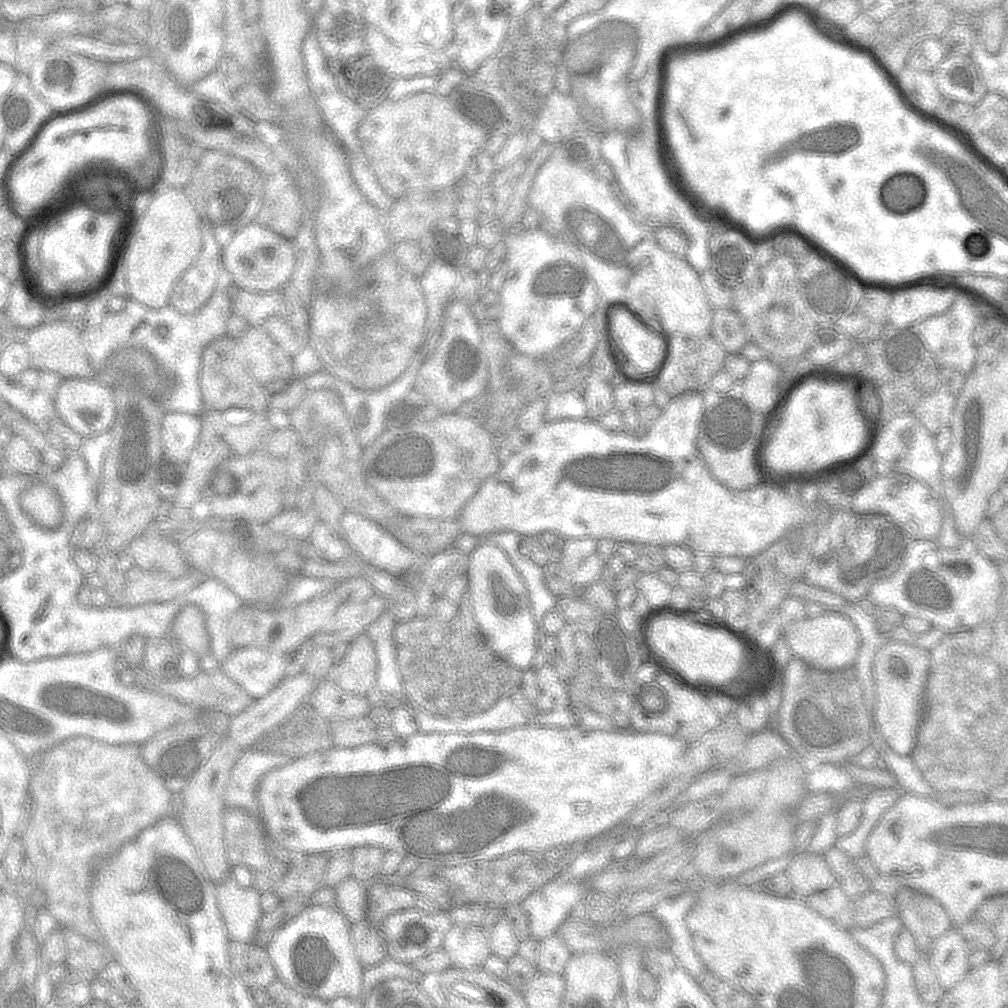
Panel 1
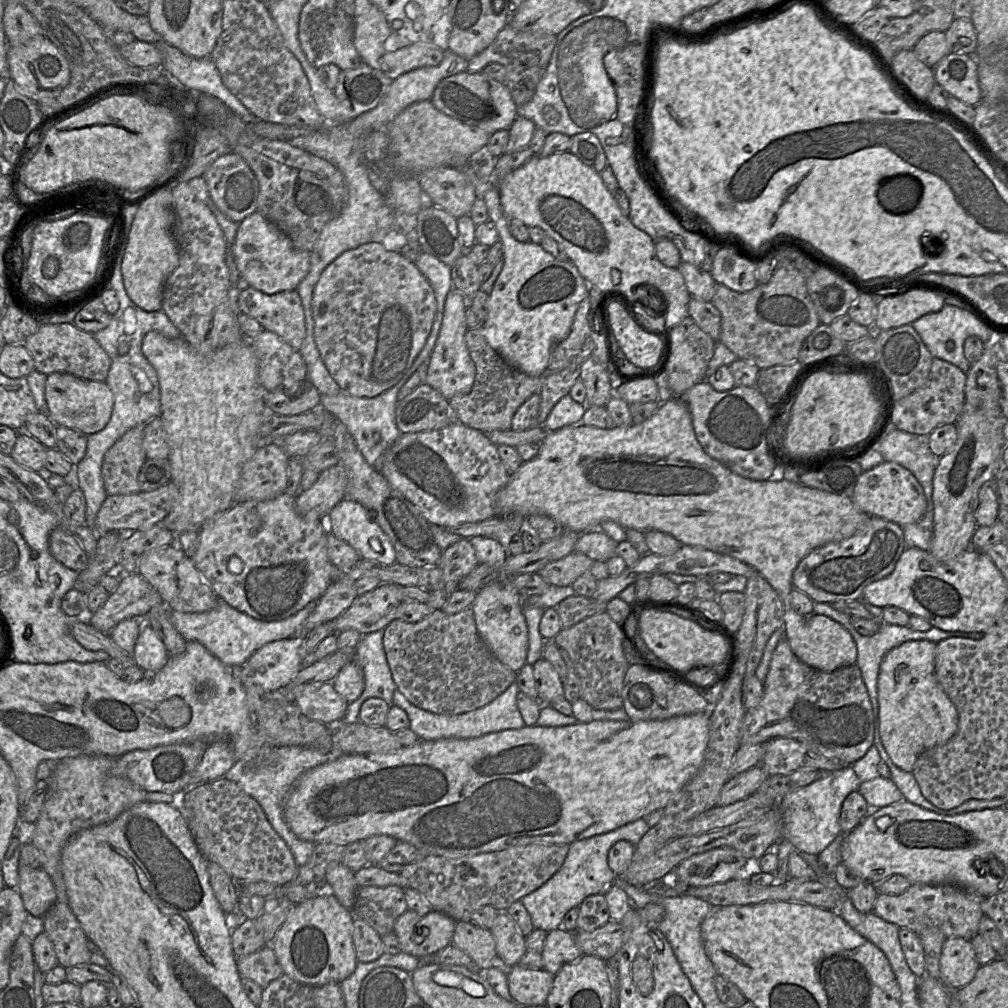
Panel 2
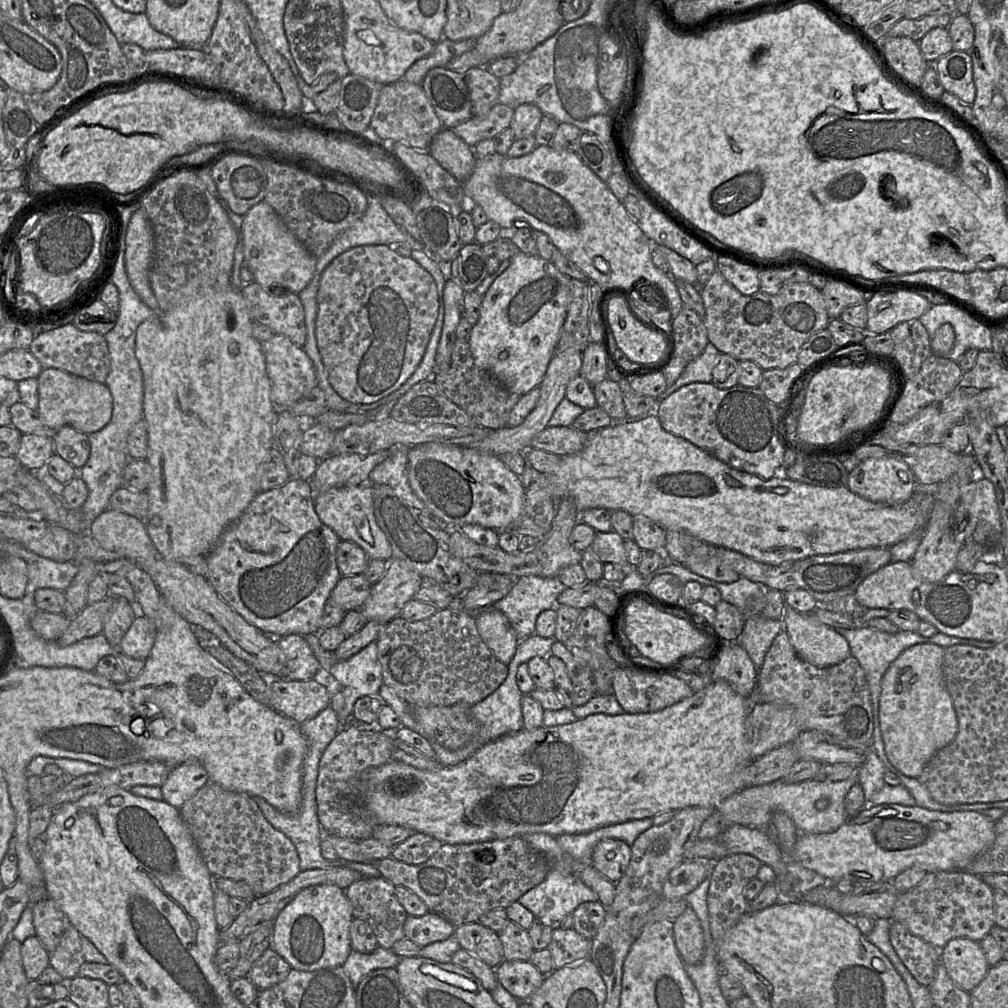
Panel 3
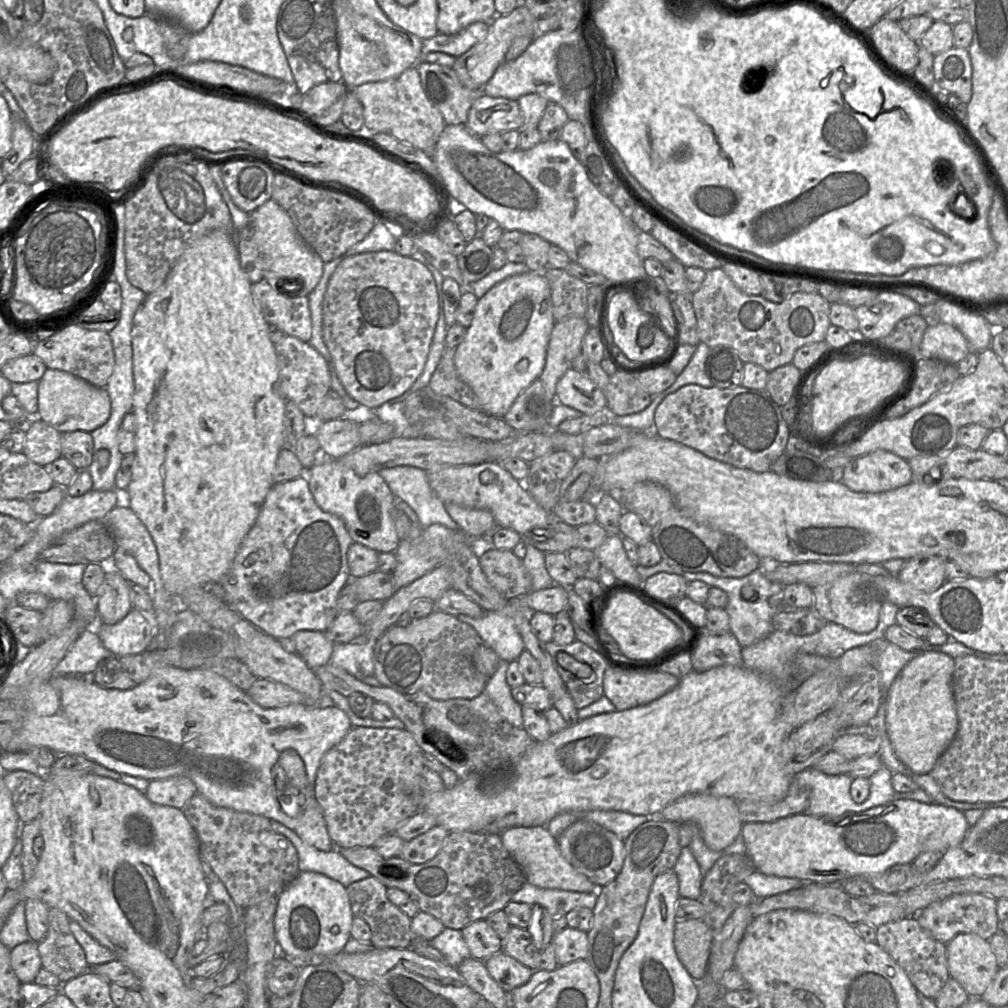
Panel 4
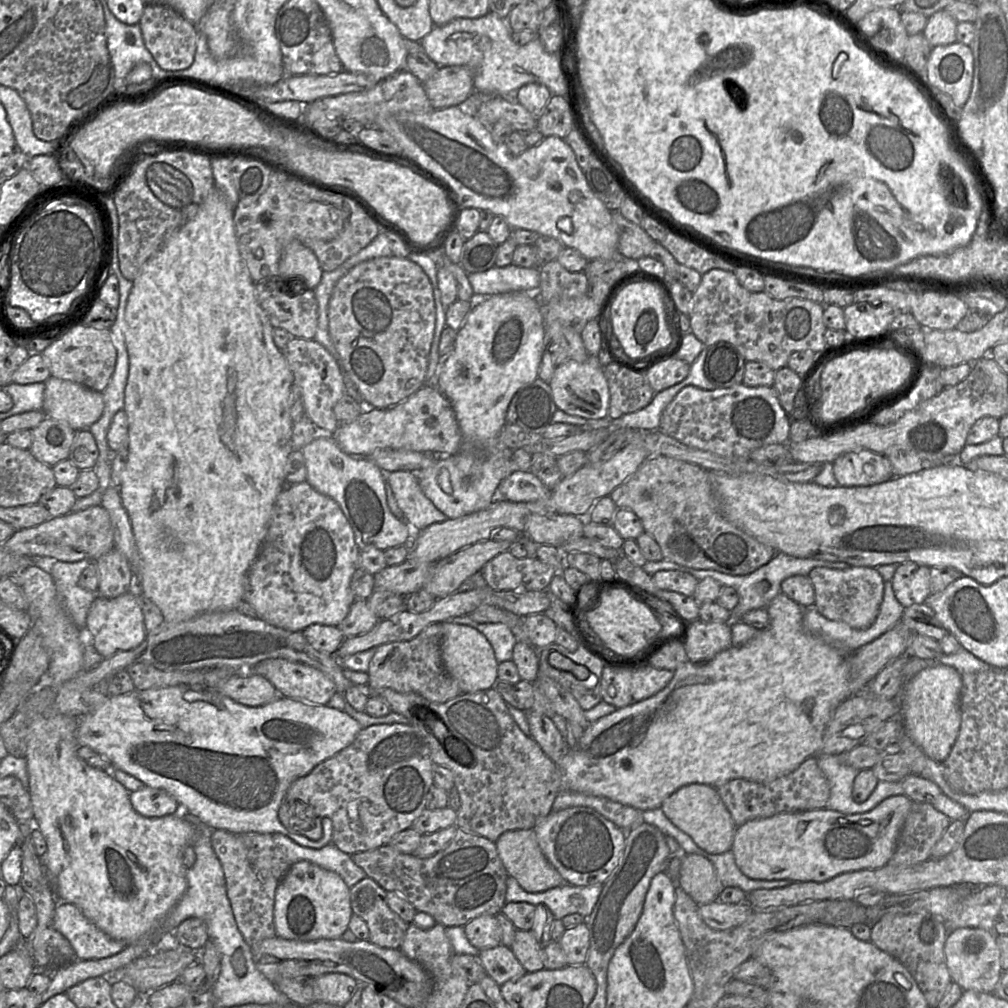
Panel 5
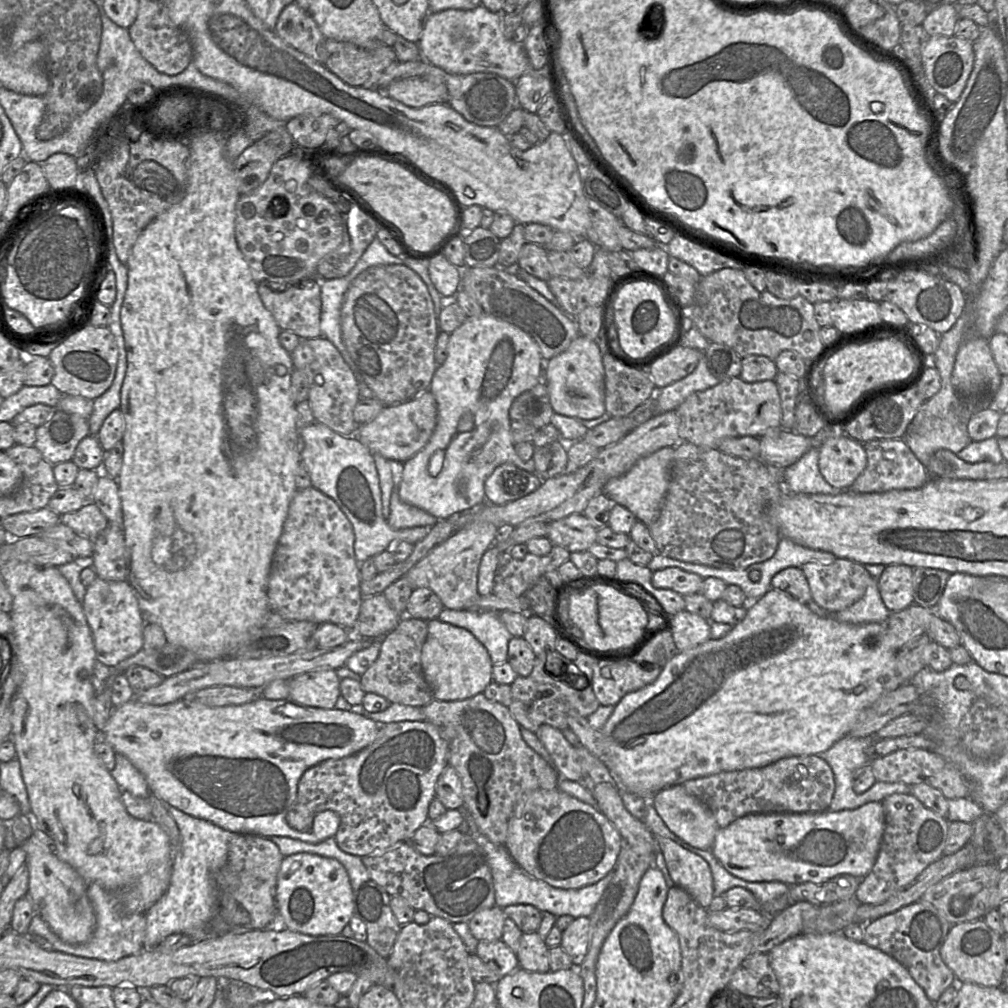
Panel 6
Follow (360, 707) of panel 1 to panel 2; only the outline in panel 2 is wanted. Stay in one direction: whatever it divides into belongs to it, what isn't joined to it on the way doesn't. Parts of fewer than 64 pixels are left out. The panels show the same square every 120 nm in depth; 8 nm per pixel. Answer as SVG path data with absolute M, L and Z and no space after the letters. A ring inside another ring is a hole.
M315 682L296 687L294 704L309 719L326 725L342 722L349 705L334 689L332 682Z

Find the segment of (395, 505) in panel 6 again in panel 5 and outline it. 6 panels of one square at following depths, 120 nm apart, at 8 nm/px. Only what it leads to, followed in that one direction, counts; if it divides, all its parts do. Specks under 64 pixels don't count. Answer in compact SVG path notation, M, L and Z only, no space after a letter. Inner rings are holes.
M383 472L390 485L398 507L404 514L406 523L413 531L422 531L429 525L448 519L429 500L420 488L416 472Z

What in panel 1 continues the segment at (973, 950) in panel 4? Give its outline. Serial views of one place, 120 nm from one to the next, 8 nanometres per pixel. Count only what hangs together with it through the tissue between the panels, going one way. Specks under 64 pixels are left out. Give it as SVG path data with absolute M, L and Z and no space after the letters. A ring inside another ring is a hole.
M954 926L934 942L928 959L945 990L960 982L970 970L966 940Z

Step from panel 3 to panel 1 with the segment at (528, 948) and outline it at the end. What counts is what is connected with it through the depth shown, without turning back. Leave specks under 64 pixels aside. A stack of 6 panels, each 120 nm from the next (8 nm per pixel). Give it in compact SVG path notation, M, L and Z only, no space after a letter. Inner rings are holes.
M488 906L488 909L482 929L488 937L492 953L508 961L517 955L521 942L514 934L505 908Z

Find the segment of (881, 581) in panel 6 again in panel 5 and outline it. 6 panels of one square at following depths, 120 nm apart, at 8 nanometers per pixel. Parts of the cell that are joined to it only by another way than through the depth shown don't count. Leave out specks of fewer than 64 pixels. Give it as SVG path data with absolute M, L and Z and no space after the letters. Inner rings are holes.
M903 562L897 566L891 584L895 597L904 608L922 604L931 594L930 567Z

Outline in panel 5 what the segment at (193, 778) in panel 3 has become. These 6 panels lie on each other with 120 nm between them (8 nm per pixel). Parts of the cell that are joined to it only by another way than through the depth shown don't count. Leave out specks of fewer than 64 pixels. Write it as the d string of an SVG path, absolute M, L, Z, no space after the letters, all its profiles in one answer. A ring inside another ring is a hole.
M146 785L130 792L130 801L137 813L148 818L172 815L182 810L176 799L169 793Z

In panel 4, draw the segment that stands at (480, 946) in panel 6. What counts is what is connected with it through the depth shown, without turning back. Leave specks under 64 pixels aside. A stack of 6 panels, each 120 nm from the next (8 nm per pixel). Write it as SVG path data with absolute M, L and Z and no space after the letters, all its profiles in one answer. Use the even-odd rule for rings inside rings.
M502 950L483 962L489 975L506 993L527 983L533 974L532 969L508 956Z

